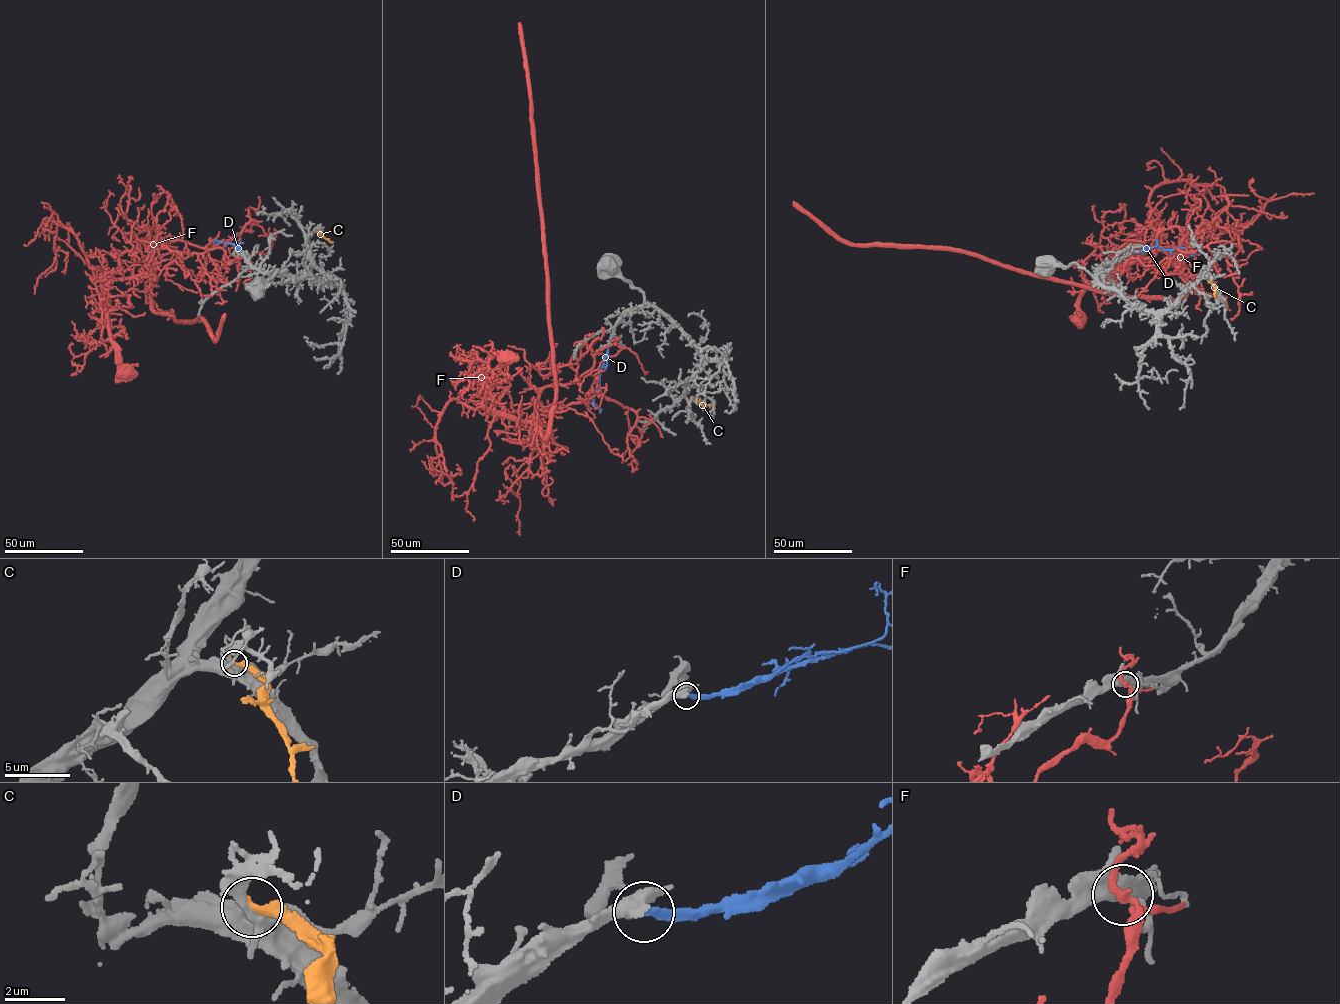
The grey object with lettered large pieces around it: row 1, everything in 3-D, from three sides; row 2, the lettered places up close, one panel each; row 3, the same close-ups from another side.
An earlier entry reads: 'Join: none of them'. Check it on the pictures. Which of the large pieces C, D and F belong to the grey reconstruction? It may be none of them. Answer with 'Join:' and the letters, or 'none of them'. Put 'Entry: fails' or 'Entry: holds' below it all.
Join: none of them
Entry: holds

